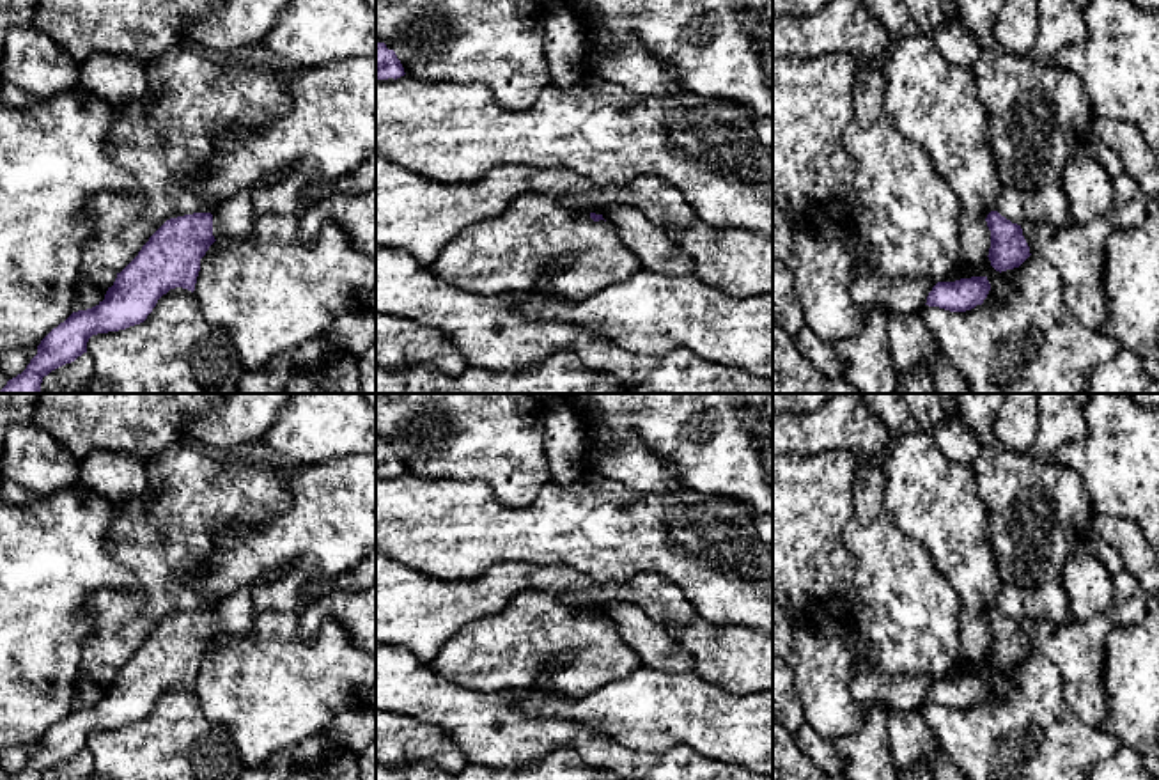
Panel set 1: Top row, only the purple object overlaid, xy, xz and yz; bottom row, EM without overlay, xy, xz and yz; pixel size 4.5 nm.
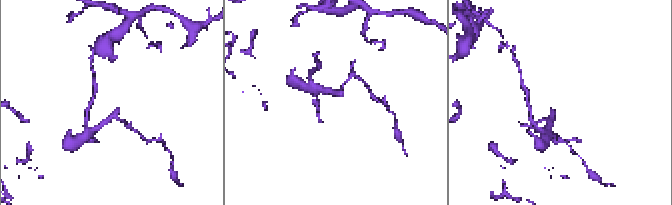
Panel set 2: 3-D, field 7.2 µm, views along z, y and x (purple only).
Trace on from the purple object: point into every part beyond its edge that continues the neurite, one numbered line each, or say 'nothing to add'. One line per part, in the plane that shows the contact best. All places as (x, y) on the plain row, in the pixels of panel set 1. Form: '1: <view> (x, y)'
1: xy (234, 614)

